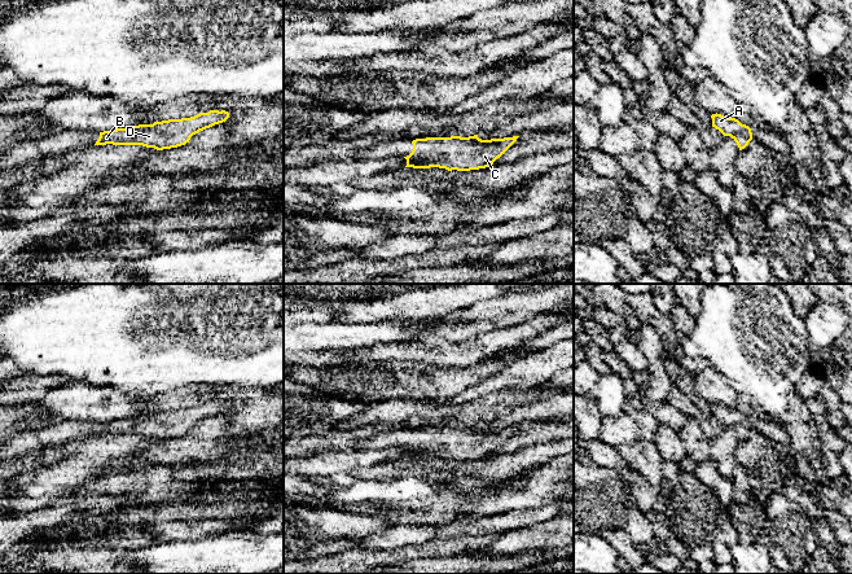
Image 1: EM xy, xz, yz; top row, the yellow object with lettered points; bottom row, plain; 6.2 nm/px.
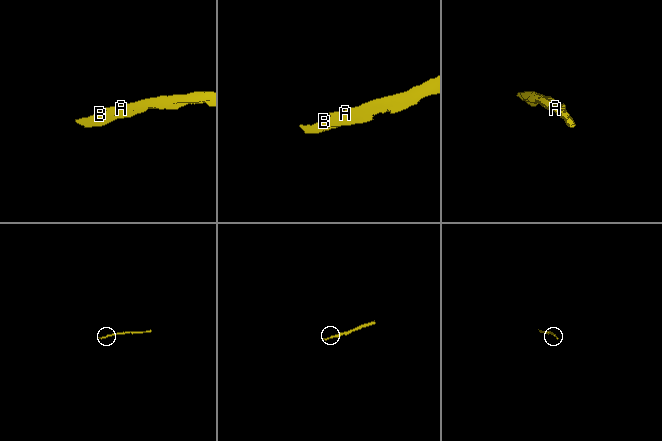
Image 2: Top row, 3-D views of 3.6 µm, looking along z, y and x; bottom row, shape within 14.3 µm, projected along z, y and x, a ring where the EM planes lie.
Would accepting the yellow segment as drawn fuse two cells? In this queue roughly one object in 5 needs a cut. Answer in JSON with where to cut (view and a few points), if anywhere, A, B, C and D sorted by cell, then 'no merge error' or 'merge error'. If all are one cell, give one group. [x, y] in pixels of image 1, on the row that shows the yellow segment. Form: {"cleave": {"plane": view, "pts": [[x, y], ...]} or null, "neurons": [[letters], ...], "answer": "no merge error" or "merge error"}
{"cleave": null, "neurons": [["A", "B", "C", "D"]], "answer": "no merge error"}

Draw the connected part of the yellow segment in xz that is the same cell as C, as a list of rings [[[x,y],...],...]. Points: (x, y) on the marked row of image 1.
[[[478,135],[461,137],[426,137],[412,141],[413,150],[405,167],[439,167],[448,171],[470,171],[491,167],[519,136],[482,140]]]

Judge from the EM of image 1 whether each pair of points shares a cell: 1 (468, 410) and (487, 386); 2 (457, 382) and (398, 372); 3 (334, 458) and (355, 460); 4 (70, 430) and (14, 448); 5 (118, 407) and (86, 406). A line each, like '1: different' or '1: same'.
1: different
2: same
3: same
4: same
5: same

